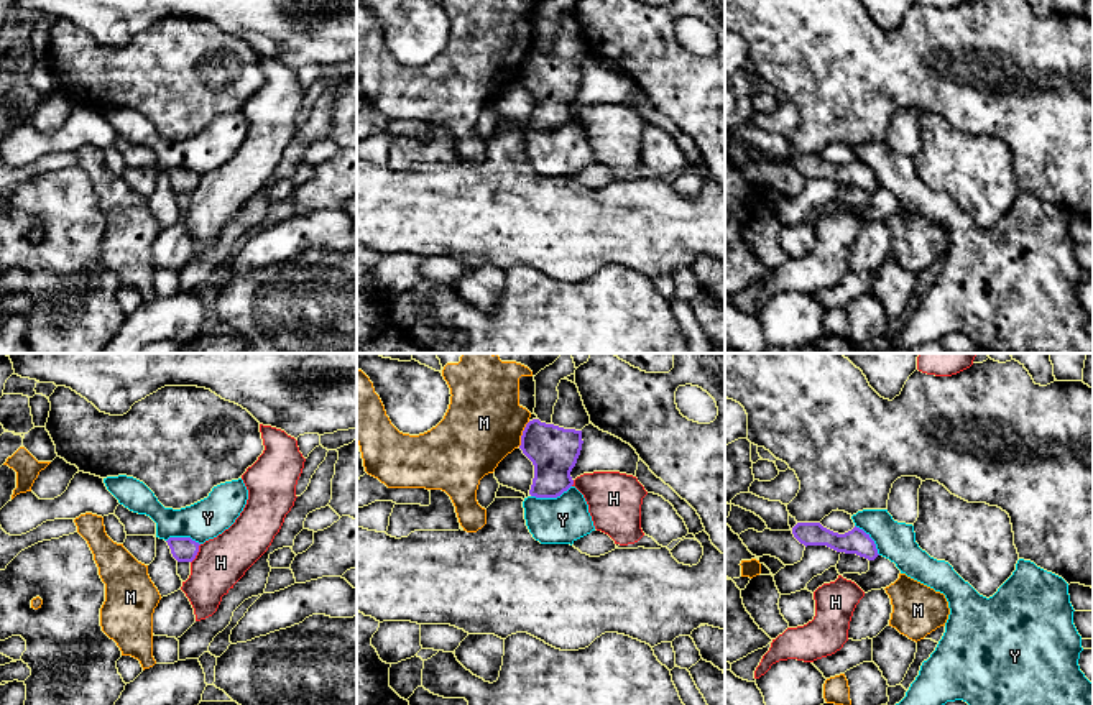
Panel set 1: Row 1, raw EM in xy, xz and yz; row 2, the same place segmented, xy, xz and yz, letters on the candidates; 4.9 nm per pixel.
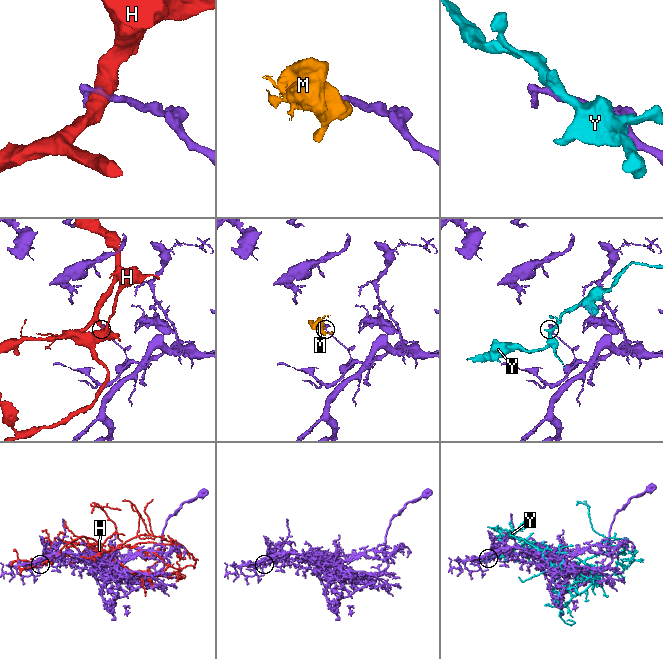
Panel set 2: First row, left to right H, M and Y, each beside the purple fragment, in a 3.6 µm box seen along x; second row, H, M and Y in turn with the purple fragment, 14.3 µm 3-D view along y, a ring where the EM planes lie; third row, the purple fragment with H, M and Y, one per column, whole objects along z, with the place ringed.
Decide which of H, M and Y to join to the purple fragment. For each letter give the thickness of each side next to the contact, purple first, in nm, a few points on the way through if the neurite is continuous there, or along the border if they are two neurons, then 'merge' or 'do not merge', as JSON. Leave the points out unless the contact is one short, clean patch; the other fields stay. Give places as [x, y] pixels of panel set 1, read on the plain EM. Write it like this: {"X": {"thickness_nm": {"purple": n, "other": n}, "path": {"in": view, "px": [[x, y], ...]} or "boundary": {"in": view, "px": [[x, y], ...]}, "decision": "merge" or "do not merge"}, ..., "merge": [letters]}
{"H": {"thickness_nm": {"purple": 120, "other": 240}, "decision": "do not merge"}, "M": {"thickness_nm": {"purple": 240, "other": 380}, "decision": "do not merge"}, "Y": {"thickness_nm": {"purple": 240, "other": 240}, "boundary": {"in": "xz", "px": [[571, 117], [556, 129], [531, 129]]}, "decision": "do not merge"}, "merge": []}

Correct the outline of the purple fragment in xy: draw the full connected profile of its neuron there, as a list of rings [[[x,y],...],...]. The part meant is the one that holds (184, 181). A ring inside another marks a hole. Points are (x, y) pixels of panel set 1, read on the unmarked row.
[[[169,169],[168,177],[178,194],[192,194],[199,184],[199,174],[191,169]]]

